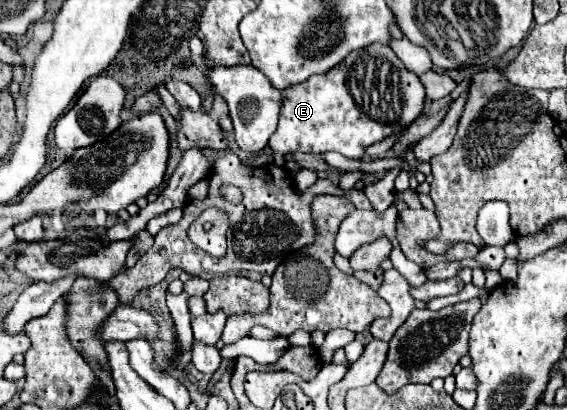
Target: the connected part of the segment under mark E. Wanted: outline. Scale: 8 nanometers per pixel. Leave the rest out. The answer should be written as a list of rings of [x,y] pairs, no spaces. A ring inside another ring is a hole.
[[[371,44],[369,48],[361,48],[361,50],[357,50],[357,52],[351,52],[341,64],[337,64],[337,68],[331,68],[331,70],[325,72],[325,74],[309,76],[309,80],[305,80],[305,82],[301,82],[301,84],[295,84],[295,86],[287,86],[287,88],[283,90],[283,102],[281,102],[281,112],[279,112],[279,124],[277,124],[275,134],[273,134],[271,140],[269,140],[269,146],[271,146],[271,150],[273,150],[273,160],[281,166],[283,156],[289,154],[289,152],[315,152],[315,154],[319,154],[319,152],[329,152],[329,150],[335,150],[335,152],[339,152],[339,154],[343,154],[343,156],[347,156],[347,158],[361,158],[367,146],[371,146],[371,144],[375,144],[375,142],[381,142],[381,140],[385,140],[387,136],[397,134],[403,126],[411,124],[411,122],[423,112],[423,102],[425,102],[425,88],[423,88],[419,76],[413,74],[411,70],[407,70],[407,68],[403,66],[403,62],[395,56],[395,52],[393,52],[389,46],[385,46],[385,44]]]

